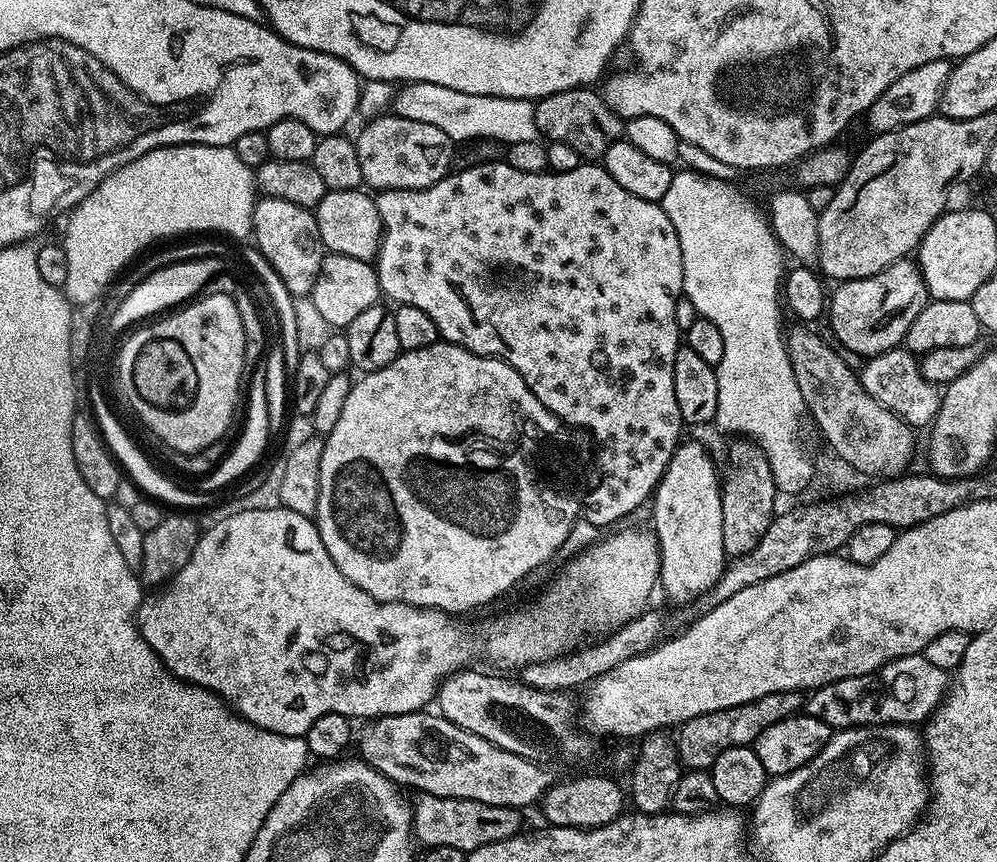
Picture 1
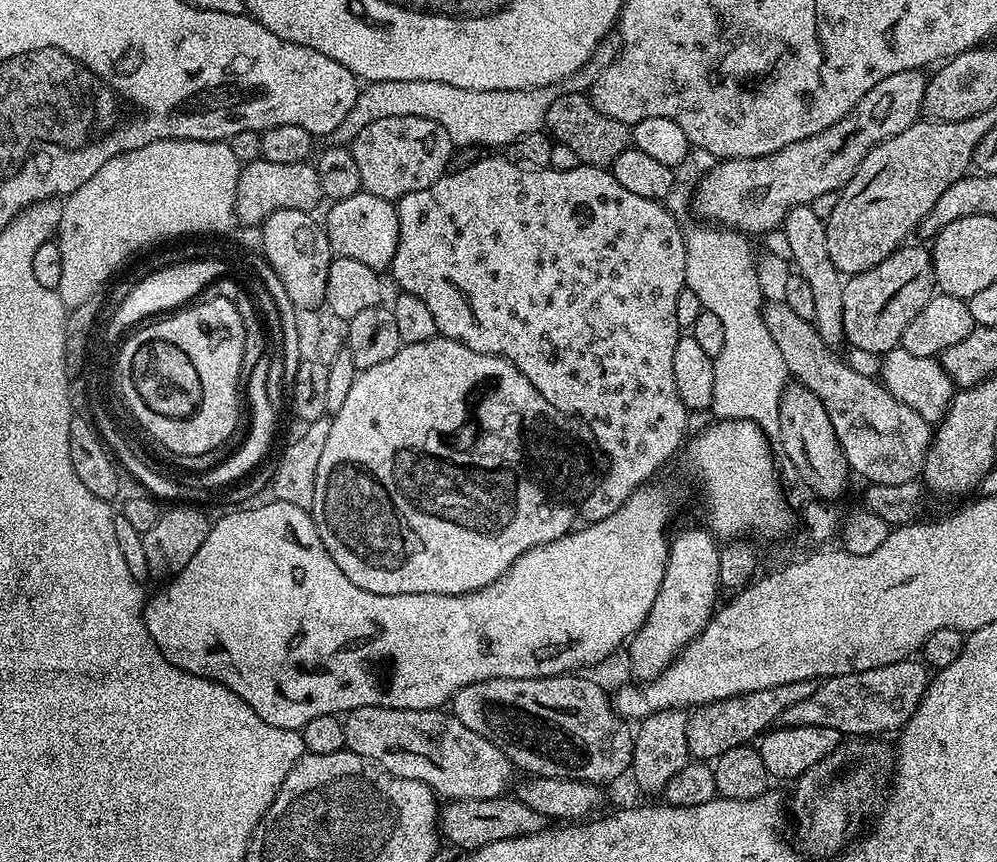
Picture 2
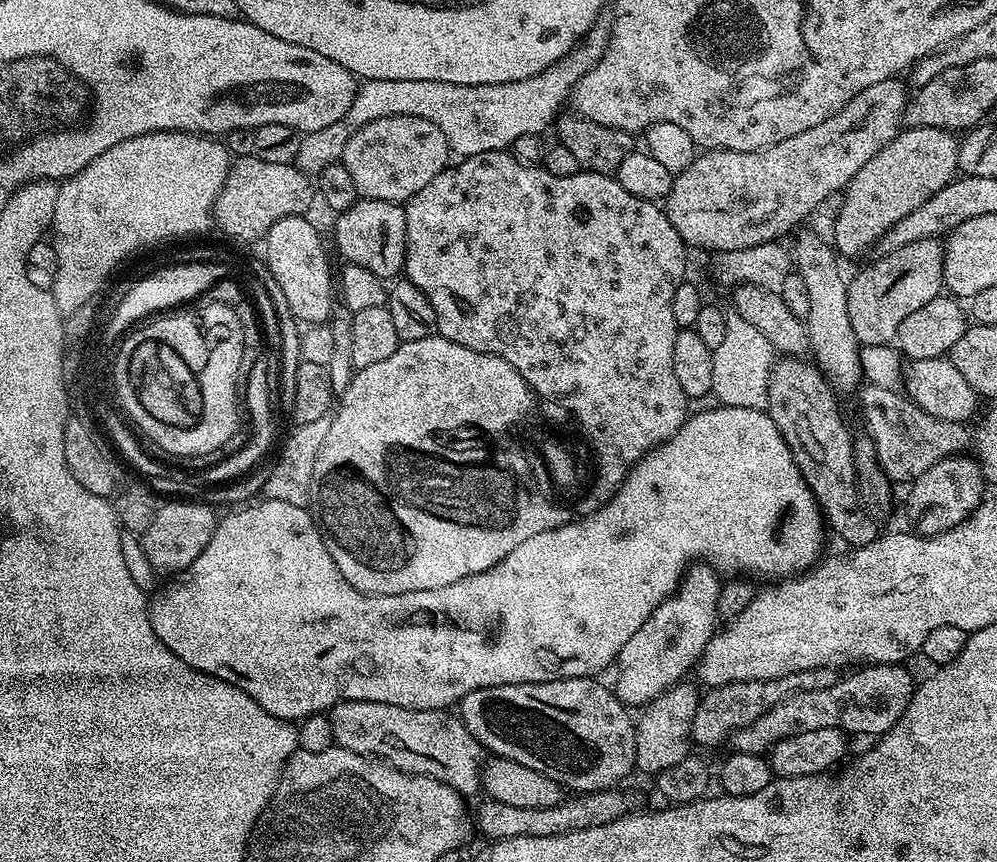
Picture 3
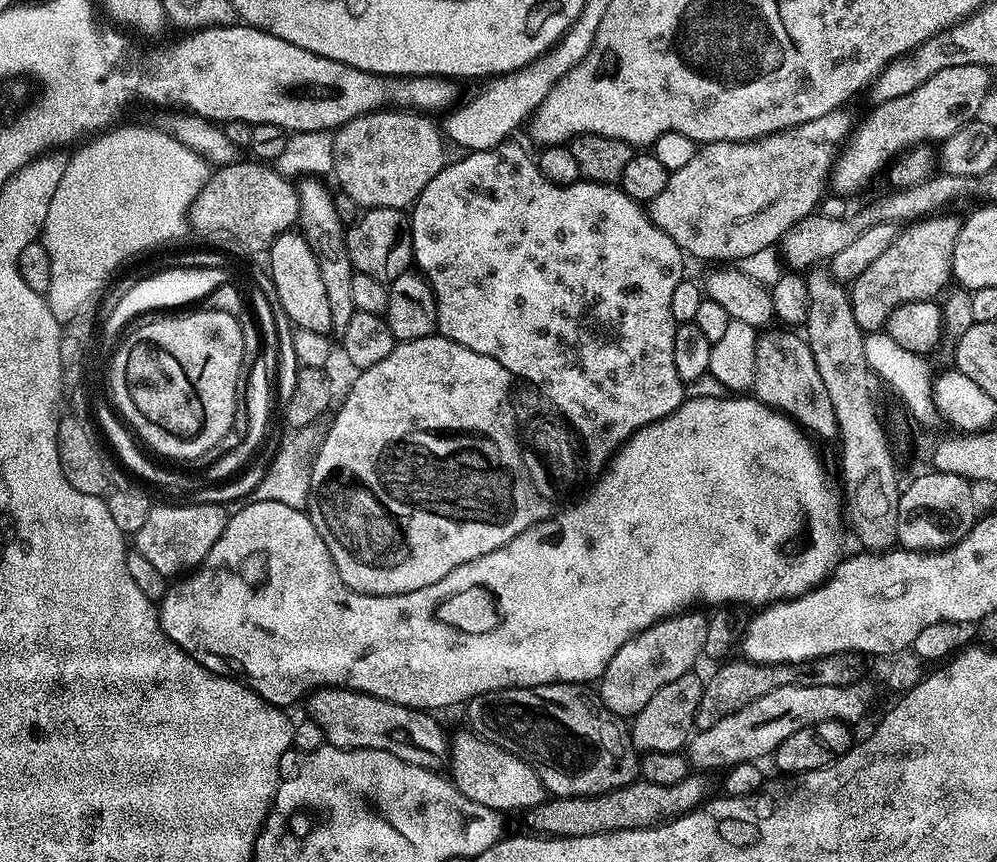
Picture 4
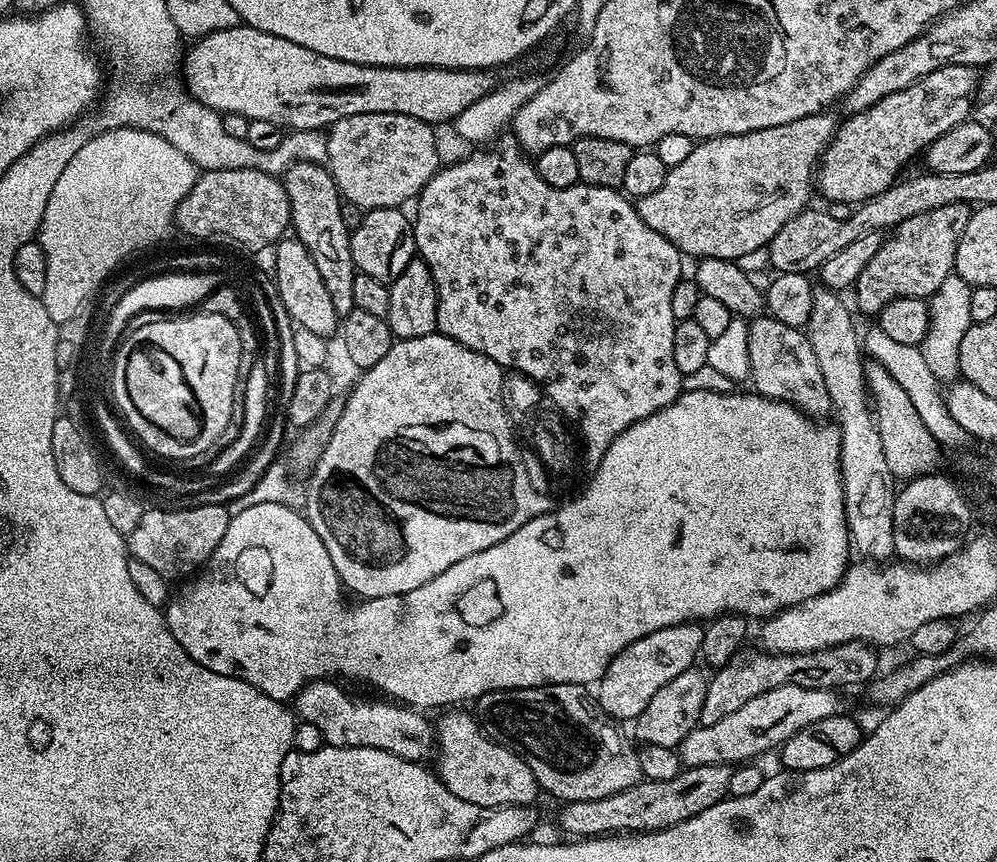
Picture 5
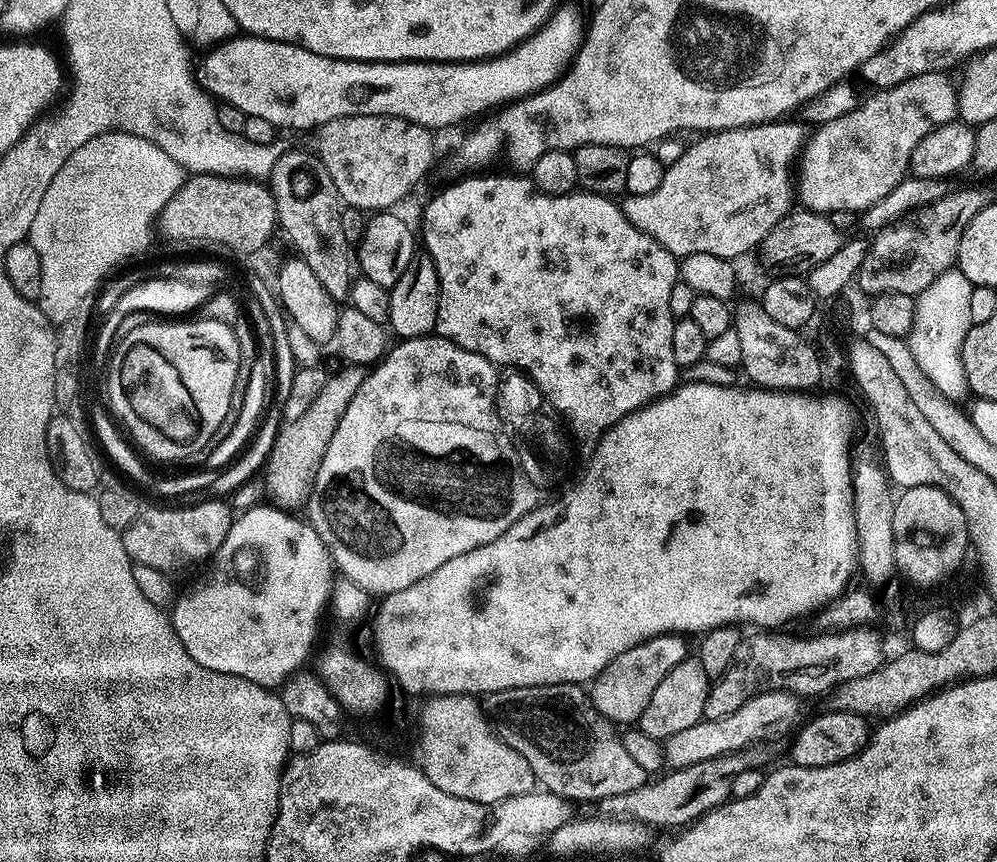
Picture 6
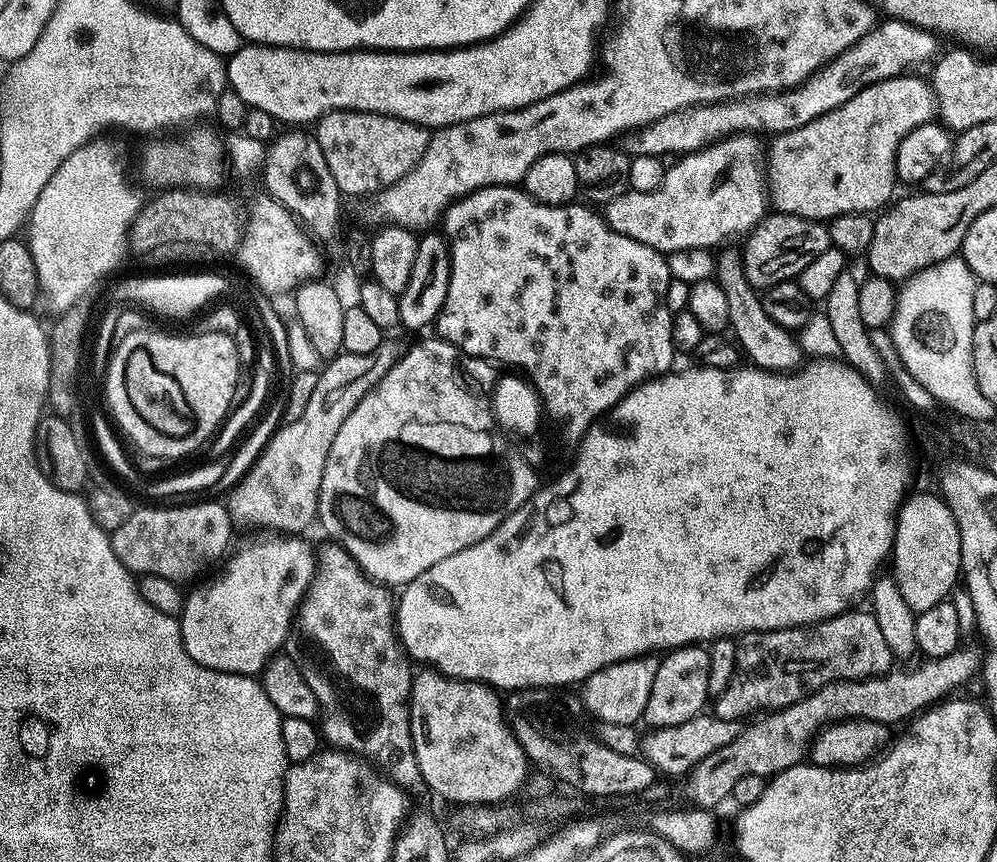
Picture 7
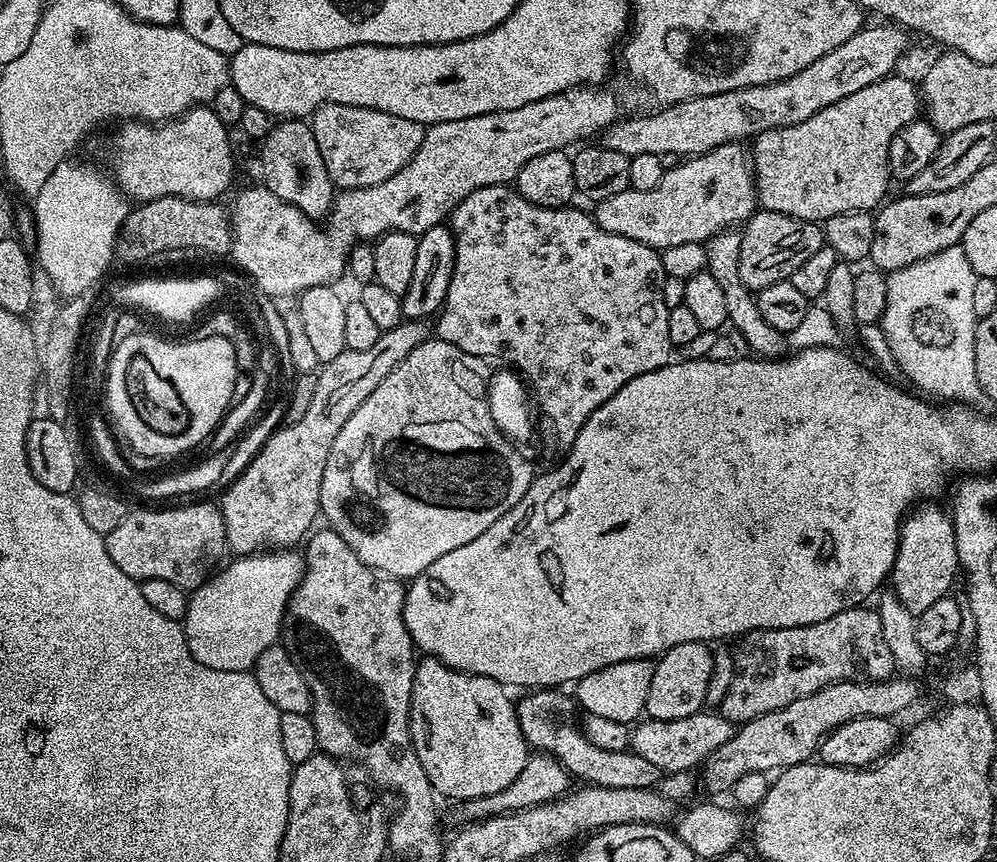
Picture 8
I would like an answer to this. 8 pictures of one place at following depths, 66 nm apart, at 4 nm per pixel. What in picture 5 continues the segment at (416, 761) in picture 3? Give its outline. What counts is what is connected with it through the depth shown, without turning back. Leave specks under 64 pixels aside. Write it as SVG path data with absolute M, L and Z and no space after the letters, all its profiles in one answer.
M321 678L310 680L294 697L294 712L303 723L310 726L318 726L322 730L322 738L329 748L381 748L395 756L401 756L403 760L424 762L434 752L434 724L427 720L423 711L411 706L401 706L396 702L380 700L360 700L355 704L342 689L331 684L331 679Z

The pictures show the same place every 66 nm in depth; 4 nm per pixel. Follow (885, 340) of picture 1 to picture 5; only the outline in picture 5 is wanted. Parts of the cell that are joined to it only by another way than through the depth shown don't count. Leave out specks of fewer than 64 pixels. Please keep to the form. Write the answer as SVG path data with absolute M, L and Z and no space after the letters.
M967 203L950 204L948 206L938 206L938 210L926 210L926 214L914 214L914 218L906 218L906 222L897 224L892 236L881 243L878 254L874 254L874 258L870 258L870 262L866 262L866 270L862 270L862 274L858 274L854 285L854 293L856 292L856 304L865 312L866 315L875 317L882 309L884 309L890 301L898 298L906 298L907 296L919 296L921 298L930 298L942 286L942 282L946 282L946 278L953 275L956 267L956 247L958 246L958 238L962 238L962 230L966 230L966 222L972 217L973 209Z

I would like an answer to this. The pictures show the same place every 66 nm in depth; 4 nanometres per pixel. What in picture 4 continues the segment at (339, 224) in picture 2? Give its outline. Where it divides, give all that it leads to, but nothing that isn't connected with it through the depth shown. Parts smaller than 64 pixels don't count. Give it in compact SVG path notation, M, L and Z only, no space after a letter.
M399 208L367 209L359 219L347 225L344 241L353 269L370 274L370 278L378 278L383 284L391 284L398 274L413 267L412 226L409 217Z

